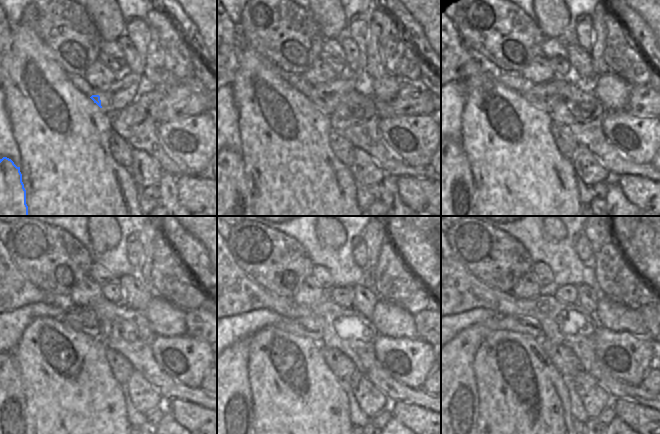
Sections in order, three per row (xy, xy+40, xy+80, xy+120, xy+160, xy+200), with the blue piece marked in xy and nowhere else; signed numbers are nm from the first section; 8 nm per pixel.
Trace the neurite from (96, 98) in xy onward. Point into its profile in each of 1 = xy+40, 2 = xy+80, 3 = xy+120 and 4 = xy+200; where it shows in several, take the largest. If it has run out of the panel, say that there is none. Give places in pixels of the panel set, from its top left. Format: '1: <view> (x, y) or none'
1: xy+40 (319, 100)
2: xy+80 (542, 102)
3: xy+120 (74, 318)
4: xy+200 (461, 397)

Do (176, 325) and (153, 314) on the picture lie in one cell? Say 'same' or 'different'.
same

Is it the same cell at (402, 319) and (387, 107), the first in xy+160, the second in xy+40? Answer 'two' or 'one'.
two

